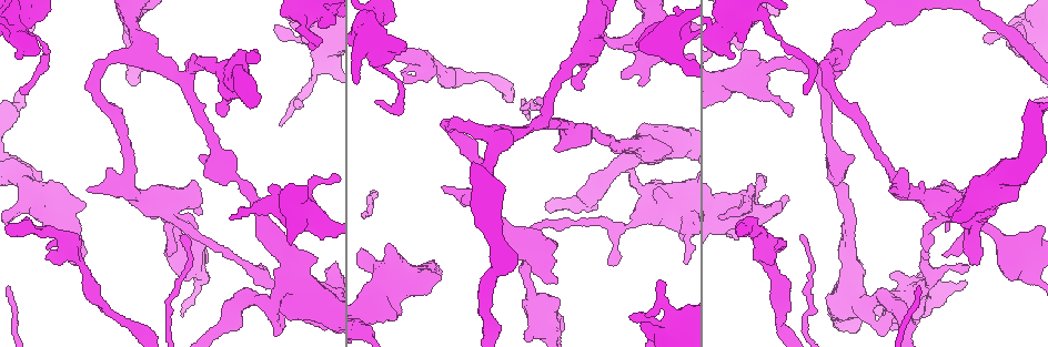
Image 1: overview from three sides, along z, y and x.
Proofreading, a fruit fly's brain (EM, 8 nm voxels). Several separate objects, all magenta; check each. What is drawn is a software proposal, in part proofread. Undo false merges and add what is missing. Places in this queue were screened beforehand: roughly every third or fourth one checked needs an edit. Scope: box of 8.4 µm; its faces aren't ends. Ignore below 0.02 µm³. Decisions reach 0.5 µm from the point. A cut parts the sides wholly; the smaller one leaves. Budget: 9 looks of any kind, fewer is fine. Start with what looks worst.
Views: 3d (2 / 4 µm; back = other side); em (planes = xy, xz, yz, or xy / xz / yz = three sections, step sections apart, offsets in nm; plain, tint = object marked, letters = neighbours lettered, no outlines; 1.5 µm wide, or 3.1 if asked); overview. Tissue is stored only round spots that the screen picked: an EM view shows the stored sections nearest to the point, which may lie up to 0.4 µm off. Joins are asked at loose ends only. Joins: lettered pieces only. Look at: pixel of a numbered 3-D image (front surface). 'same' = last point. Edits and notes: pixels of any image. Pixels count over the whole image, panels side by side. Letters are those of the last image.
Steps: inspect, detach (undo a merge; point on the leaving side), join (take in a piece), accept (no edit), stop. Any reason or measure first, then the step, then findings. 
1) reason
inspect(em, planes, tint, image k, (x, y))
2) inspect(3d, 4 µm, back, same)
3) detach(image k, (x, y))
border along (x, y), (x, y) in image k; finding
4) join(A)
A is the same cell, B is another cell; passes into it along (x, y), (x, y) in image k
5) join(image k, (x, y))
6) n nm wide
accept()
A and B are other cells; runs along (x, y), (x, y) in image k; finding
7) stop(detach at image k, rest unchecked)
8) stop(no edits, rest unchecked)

thick end
inspect(em, xz, step 4, letters, image 1, (787, 198))

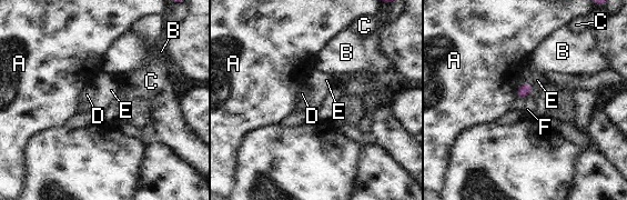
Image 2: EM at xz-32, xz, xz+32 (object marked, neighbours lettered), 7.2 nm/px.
cut it another way
inspect(em, planes, letters, same)

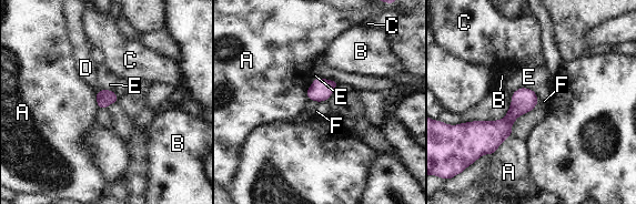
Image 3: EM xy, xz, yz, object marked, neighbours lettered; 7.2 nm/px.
accept()
A, B, C, D, E and F are other cells; runs along (533, 95), (495, 132), (476, 133) in image 3; none of them fits

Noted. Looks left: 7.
free end
inspect(em, planes, letters, image 1, (47, 246))

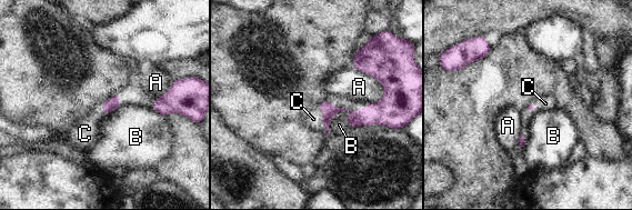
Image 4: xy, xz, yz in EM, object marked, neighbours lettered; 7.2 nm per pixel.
join(C)
C is the same cell, A and B are other cells; it goes on there

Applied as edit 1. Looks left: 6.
inspect(overview)

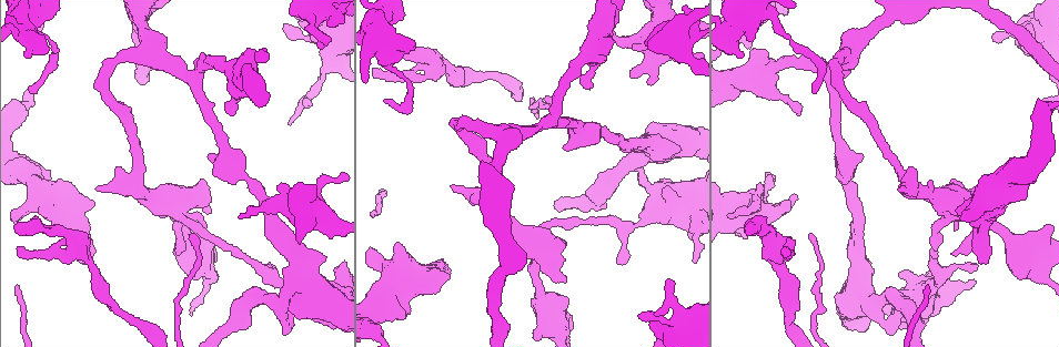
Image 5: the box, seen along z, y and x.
small branch off a trunk
inspect(3d, 4 µm, back, image 5, (386, 57))

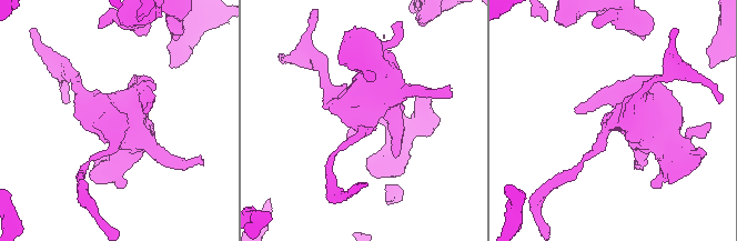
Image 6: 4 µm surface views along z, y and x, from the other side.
4 arms; need the tissue
inspect(em, planes, letters, image 6, (114, 129))

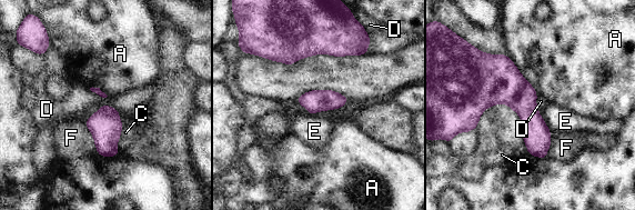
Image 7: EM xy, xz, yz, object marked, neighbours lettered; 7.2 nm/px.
100 nm wide
accept()
A, C, D, E and F are other cells; border along (506, 56), (537, 94) in image 7; continuous, no second neuron

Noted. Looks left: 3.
branch stops here
inspect(em, planes, tint, image 5, (959, 212))

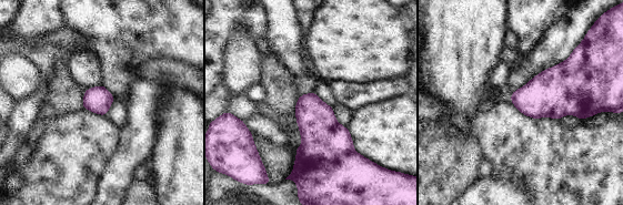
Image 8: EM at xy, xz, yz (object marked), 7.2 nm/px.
inspect(em, planes, letters, same)

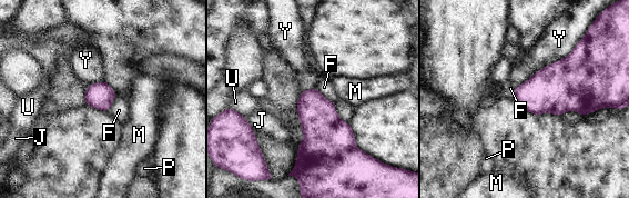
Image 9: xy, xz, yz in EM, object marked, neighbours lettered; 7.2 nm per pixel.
accept()
F, J, M, P, U and Y are other cells; none of them fits

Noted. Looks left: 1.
stop(join at image 4, rest unchecked)

